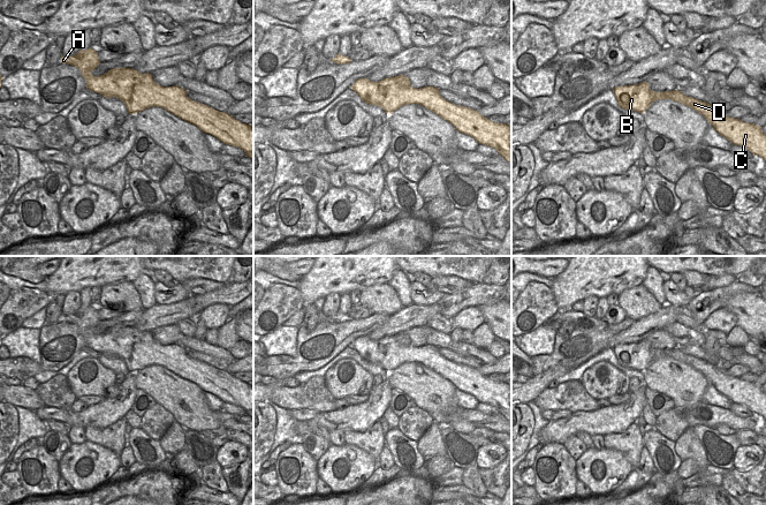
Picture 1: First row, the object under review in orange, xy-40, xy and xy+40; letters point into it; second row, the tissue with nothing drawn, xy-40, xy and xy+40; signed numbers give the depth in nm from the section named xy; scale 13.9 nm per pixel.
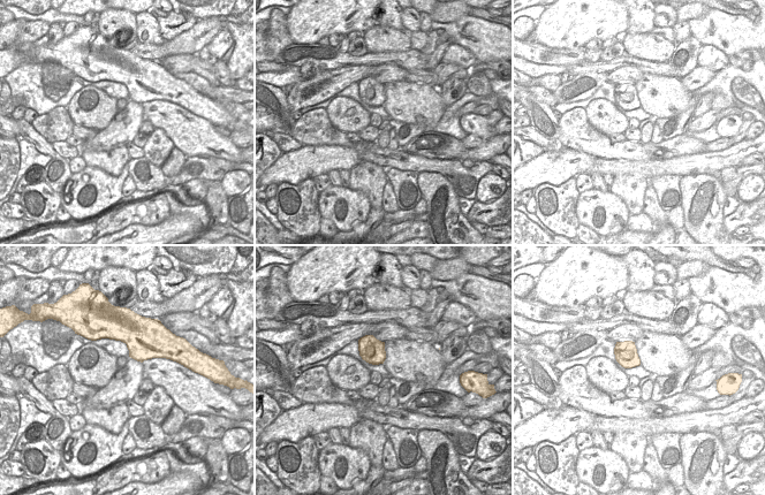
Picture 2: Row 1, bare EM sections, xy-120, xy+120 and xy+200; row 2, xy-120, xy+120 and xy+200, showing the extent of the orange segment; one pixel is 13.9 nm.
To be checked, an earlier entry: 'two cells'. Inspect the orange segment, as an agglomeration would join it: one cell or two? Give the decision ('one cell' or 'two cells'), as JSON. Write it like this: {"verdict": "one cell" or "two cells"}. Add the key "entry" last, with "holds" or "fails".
{"verdict": "one cell", "entry": "fails"}

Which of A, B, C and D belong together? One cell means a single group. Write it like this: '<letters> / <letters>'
A B C D

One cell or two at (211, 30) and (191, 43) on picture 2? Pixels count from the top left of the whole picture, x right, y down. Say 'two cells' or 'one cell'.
one cell

